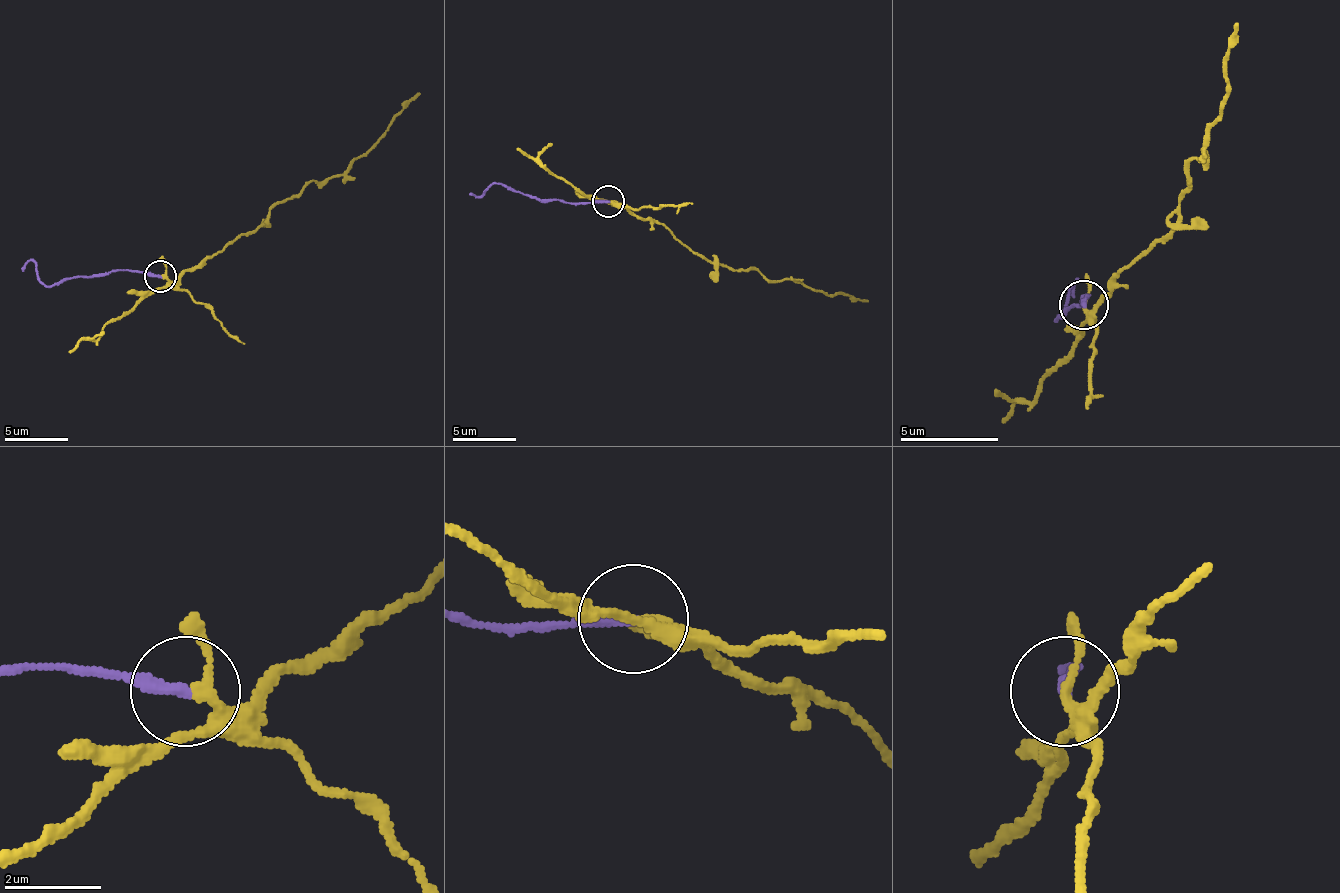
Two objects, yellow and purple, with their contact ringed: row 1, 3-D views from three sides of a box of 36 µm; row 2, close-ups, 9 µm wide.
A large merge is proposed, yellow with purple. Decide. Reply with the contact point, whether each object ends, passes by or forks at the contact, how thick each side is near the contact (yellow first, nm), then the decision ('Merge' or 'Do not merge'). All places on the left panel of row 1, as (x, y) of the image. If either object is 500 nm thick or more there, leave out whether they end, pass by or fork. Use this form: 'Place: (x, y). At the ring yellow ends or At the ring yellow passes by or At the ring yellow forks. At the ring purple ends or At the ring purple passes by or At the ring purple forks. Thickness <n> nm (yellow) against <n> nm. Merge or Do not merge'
Place: (160, 276). At the ring yellow forks. At the ring purple ends. Thickness 170 nm (yellow) against 280 nm. Do not merge

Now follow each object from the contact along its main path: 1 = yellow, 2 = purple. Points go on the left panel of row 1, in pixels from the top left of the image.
1: (161, 277), (177, 280), (260, 226), (279, 203), (308, 184), (333, 178), (362, 155), (420, 91)
2: (161, 277), (113, 271), (65, 277), (52, 287), (33, 261), (23, 271)

